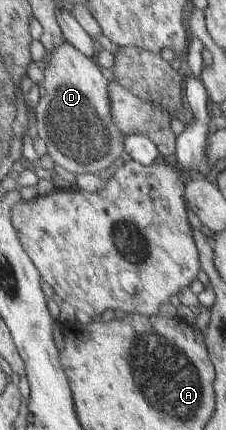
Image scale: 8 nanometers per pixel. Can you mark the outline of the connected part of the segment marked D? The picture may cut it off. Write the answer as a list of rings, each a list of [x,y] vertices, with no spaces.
[[[63,41],[46,57],[47,71],[42,86],[46,90],[37,108],[39,130],[57,167],[76,176],[105,172],[126,150],[126,136],[113,120],[110,82],[101,68],[73,44]]]

